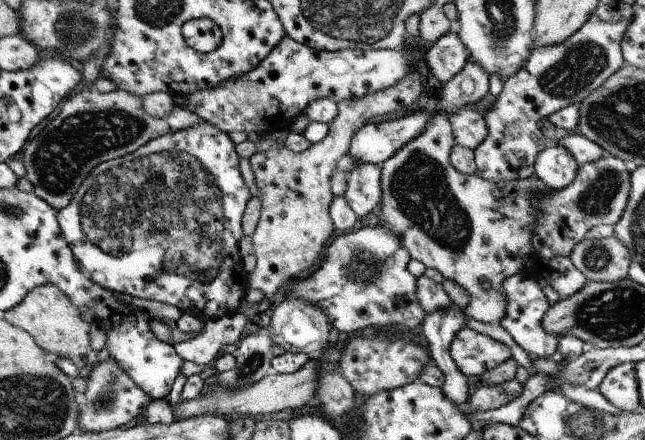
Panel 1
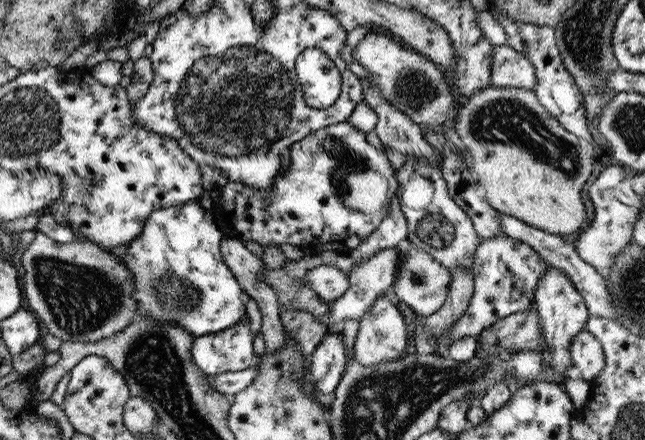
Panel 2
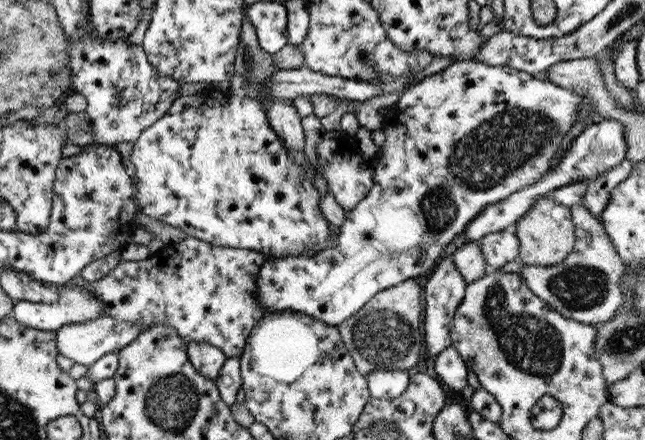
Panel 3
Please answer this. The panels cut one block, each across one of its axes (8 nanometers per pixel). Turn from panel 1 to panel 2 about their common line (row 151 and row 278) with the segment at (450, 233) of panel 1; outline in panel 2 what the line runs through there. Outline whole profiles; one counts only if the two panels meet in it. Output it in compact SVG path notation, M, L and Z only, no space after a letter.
M407 238L397 242L393 249L397 249L399 253L399 264L397 264L397 281L392 287L400 305L405 304L423 318L434 314L446 300L450 284L449 271L437 260L433 260L427 252L413 246Z

